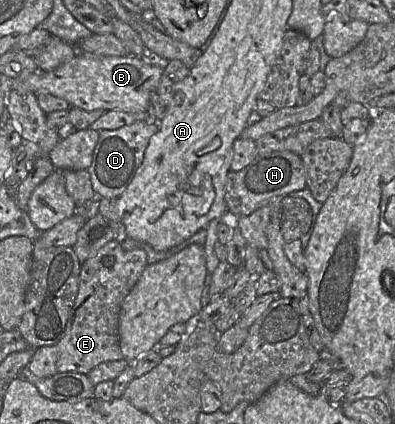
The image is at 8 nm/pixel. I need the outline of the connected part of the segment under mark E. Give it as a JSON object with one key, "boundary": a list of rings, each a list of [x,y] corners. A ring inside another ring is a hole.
{"boundary":[[[116,240],[106,243],[94,257],[83,262],[77,297],[63,337],[52,346],[35,348],[27,365],[29,371],[40,378],[64,372],[88,374],[100,363],[123,359],[119,343],[121,304],[147,265],[145,250],[124,250]]]}

